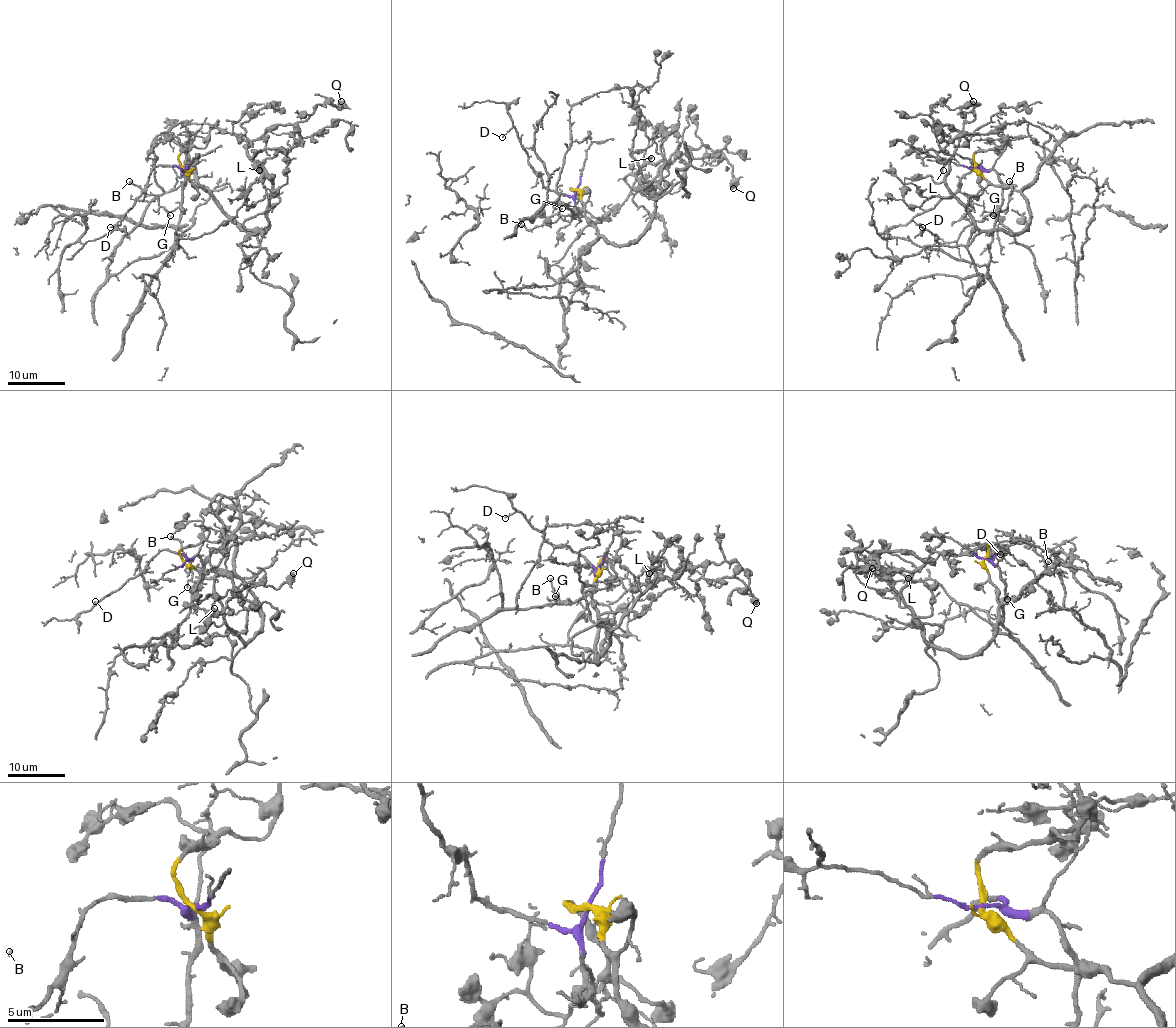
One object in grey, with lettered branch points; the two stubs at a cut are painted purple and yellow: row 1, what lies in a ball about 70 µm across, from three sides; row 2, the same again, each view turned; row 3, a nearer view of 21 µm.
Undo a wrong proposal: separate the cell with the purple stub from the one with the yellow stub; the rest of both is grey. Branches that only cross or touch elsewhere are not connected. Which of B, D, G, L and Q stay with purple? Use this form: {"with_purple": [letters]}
{"with_purple": ["B", "D", "G"]}

